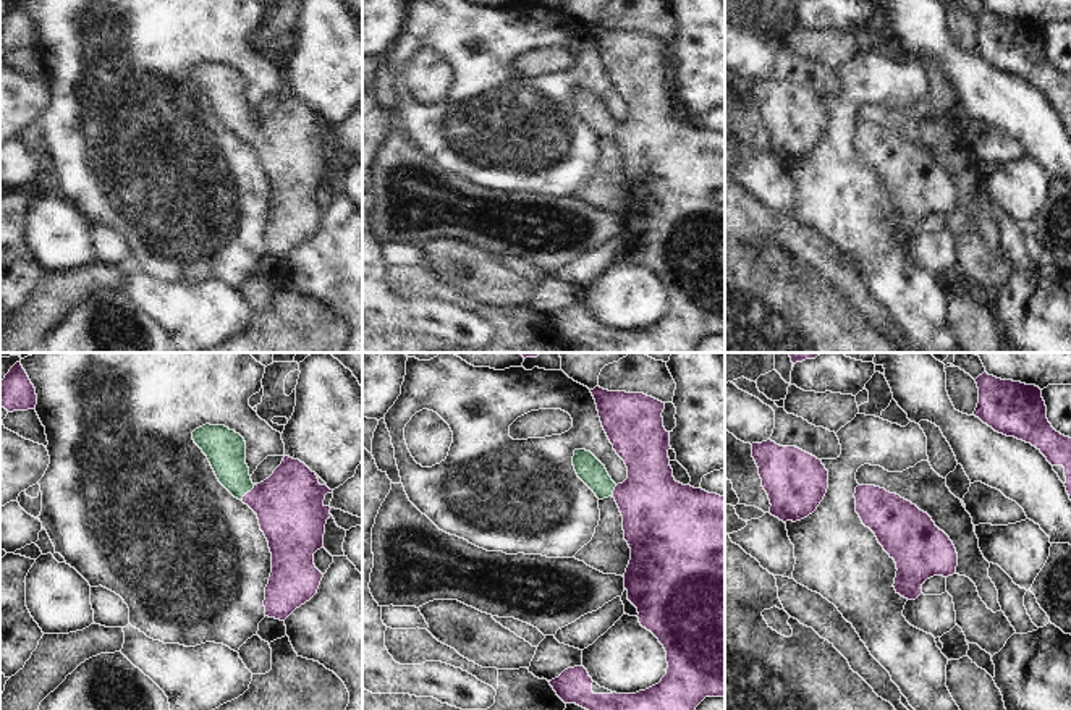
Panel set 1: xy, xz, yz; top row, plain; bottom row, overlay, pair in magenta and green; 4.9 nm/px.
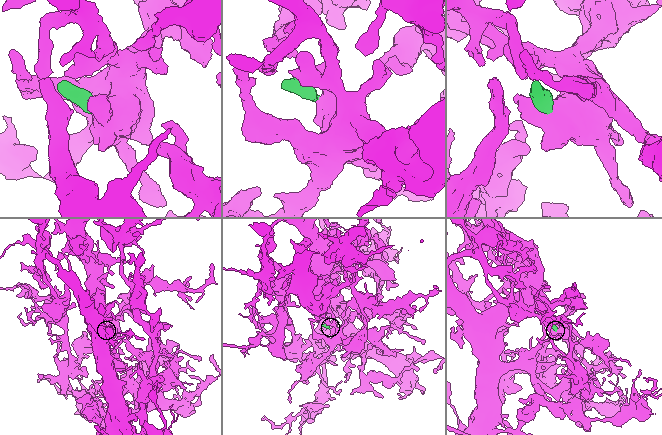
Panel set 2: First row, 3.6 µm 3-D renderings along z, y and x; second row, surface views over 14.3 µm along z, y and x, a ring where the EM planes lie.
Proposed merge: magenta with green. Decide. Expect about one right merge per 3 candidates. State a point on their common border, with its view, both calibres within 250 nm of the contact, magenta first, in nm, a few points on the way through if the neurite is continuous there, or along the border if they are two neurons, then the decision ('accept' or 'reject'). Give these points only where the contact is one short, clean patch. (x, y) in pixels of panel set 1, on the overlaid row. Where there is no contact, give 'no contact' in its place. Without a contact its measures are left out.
meets magenta in xy at (246, 494); 340 nm thick on the magenta side, 200 nm on the other; runs through xy (290, 508), (282, 502), (246, 494), (228, 464), (225, 450); accept

